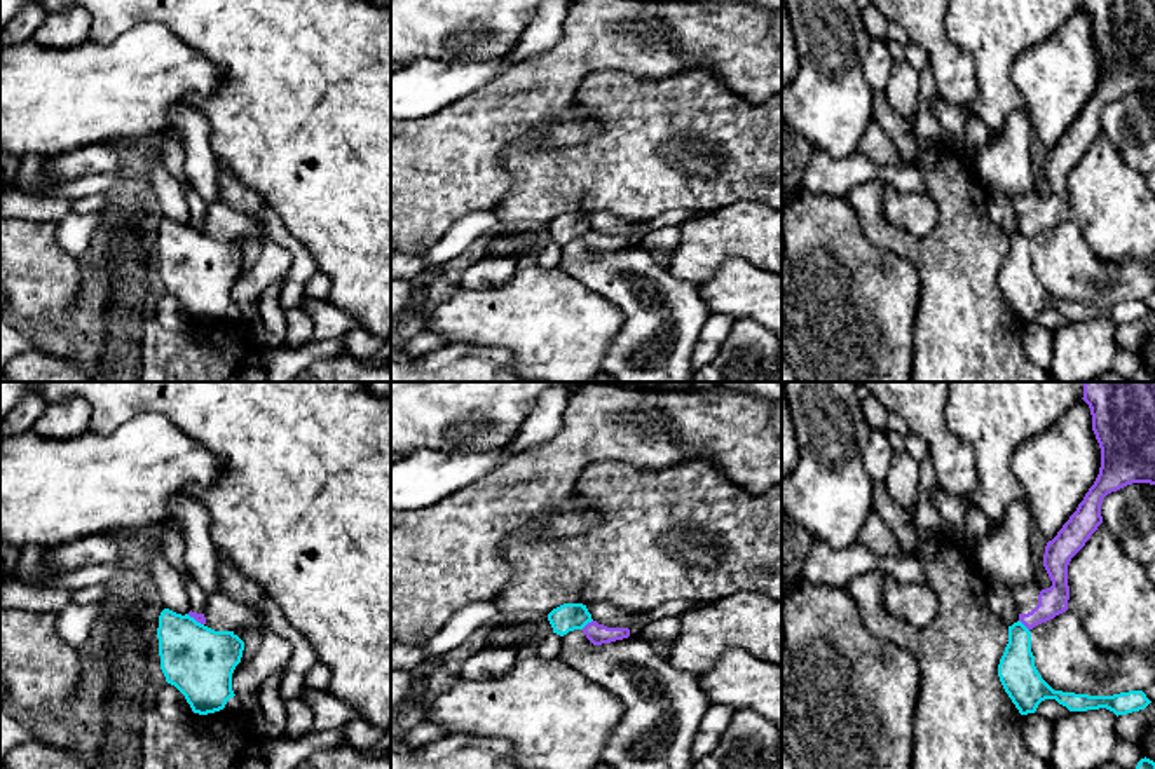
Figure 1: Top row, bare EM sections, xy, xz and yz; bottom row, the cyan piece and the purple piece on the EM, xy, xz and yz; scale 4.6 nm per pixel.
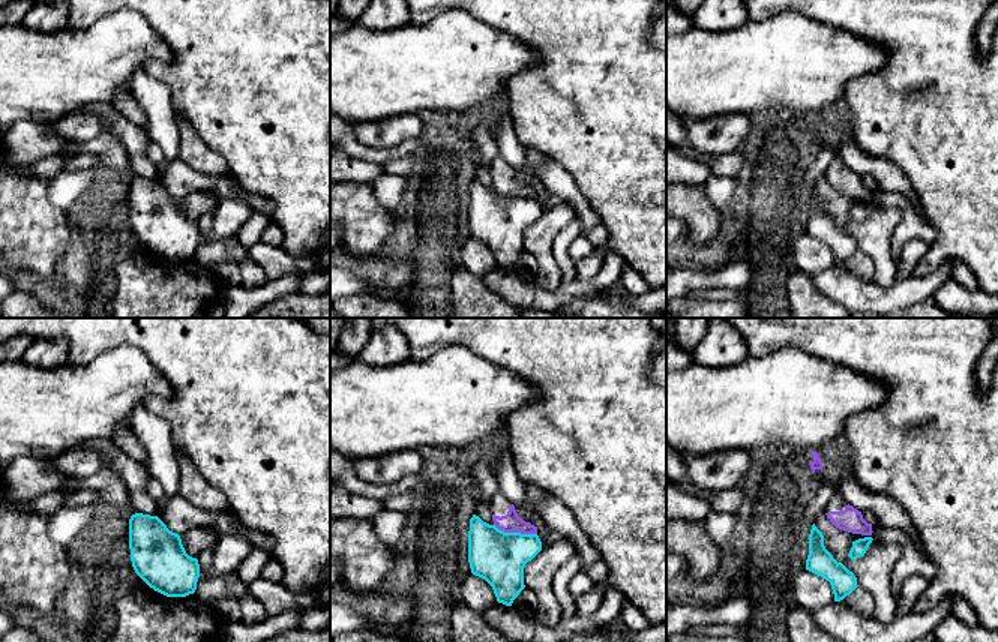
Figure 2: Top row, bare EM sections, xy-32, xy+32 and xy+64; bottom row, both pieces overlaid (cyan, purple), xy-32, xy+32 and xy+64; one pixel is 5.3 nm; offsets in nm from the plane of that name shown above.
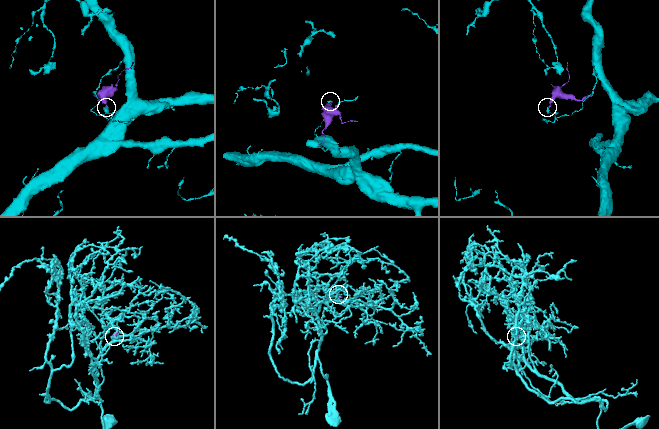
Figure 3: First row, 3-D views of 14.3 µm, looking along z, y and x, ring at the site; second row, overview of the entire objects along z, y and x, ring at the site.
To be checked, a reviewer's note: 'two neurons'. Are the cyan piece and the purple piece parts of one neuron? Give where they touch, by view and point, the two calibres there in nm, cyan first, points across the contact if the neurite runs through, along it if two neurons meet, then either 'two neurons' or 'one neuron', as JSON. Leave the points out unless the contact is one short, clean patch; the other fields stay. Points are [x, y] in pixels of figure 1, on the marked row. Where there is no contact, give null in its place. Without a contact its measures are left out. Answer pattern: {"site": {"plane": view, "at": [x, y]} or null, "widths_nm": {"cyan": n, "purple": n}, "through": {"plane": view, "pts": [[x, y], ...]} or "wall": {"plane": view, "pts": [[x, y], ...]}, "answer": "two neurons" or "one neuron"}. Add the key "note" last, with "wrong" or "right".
{"site": {"plane": "xz", "at": [587, 623]}, "widths_nm": {"cyan": 130, "purple": 100}, "wall": {"plane": "xz", "pts": [[592, 619], [581, 628]]}, "answer": "two neurons", "note": "right"}

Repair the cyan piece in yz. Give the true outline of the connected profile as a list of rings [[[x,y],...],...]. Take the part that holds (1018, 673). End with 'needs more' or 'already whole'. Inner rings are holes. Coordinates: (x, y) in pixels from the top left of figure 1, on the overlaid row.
[[[1021,621],[1008,626],[1008,643],[998,664],[998,677],[1021,715],[1035,713],[1045,699],[1056,699],[1070,711],[1106,708],[1117,717],[1145,710],[1152,703],[1143,691],[1113,696],[1054,691],[1035,666],[1031,631]]] | already whole

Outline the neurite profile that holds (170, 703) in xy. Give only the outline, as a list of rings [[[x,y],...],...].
[[[171,684],[159,691],[155,708],[167,720],[181,720],[194,713],[185,696]]]

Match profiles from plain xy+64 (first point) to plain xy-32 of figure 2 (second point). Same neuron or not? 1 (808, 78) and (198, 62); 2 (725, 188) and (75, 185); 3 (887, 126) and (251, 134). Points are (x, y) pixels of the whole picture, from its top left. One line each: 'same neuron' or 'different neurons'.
1: different neurons
2: same neuron
3: same neuron

